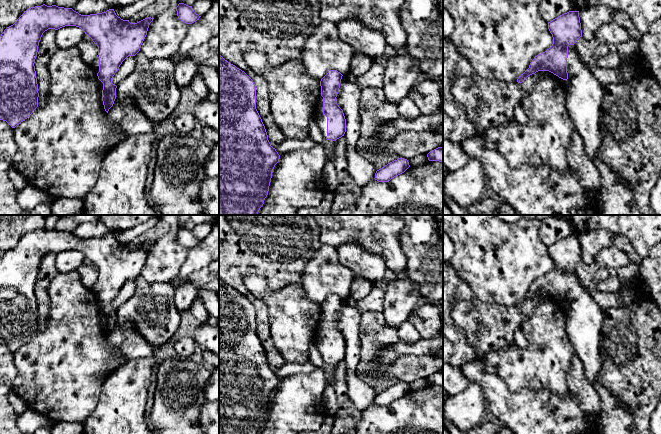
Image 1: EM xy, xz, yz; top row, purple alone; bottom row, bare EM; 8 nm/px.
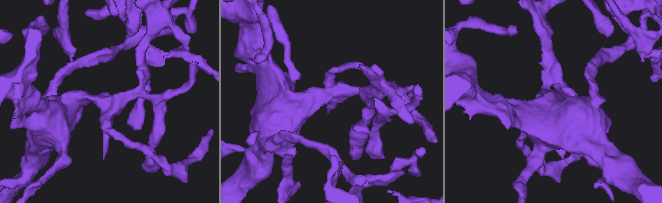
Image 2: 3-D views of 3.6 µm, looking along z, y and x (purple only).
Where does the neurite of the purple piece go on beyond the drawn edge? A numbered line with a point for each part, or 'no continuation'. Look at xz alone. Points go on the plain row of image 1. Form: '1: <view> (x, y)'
1: xz (321, 343)

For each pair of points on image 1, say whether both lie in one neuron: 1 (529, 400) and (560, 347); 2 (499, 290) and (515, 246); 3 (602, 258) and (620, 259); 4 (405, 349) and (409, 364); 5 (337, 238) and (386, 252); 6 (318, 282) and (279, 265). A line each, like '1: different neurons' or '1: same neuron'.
1: different neurons
2: same neuron
3: same neuron
4: different neurons
5: same neuron
6: different neurons

